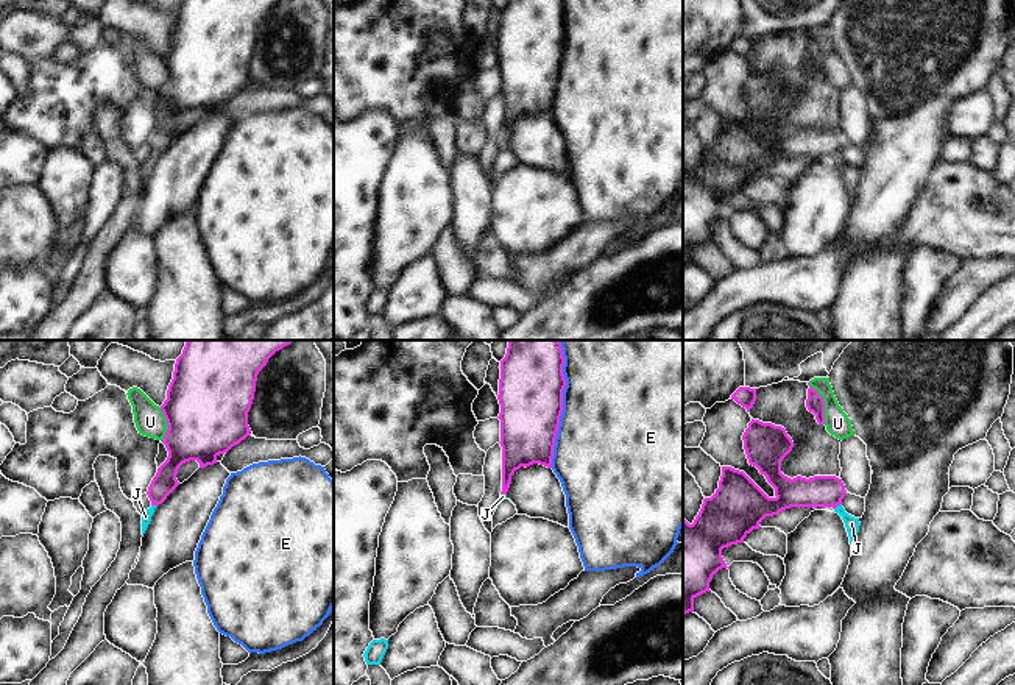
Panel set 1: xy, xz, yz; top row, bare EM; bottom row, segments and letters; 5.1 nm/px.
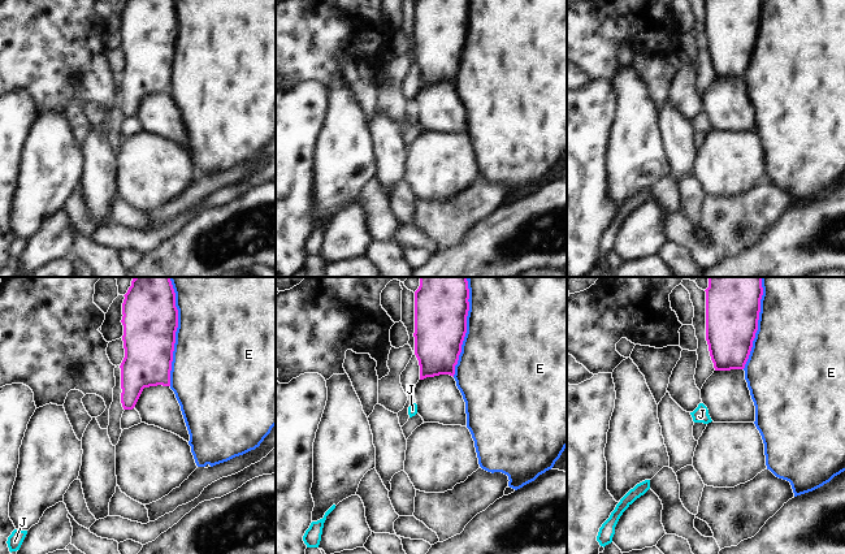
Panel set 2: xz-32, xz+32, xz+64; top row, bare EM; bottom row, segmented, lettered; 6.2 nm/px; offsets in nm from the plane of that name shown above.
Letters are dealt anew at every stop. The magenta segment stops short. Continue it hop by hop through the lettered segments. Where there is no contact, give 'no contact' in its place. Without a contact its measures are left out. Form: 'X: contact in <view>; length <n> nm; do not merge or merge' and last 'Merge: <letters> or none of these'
E: contact in xz; length 600 nm; do not merge
J: contact in yz; length 50 nm; merge
U: contact in yz; length 240 nm; do not merge
Merge: J

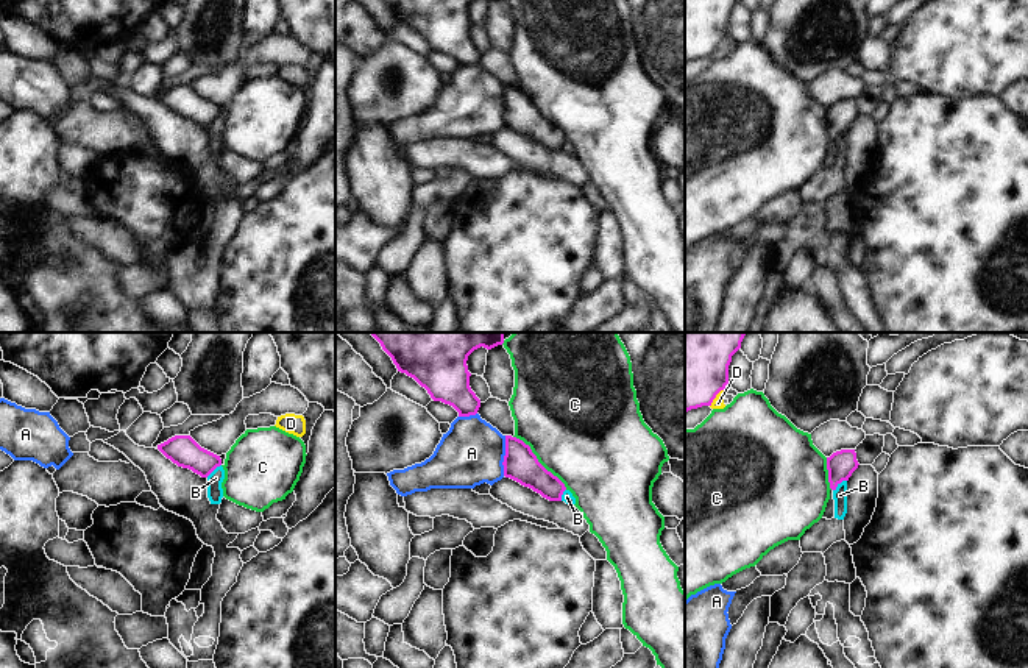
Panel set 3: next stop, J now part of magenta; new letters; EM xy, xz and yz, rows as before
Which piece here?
A: contact in xz; length 200 nm; do not merge
B: contact in yz; length 90 nm; do not merge
C: contact in xz; length 400 nm; do not merge
D: contact in yz; length 120 nm; do not merge
Merge: none of these

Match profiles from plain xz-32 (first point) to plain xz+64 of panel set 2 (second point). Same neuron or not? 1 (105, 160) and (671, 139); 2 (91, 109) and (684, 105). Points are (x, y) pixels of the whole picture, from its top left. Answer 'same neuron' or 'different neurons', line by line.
1: same neuron
2: same neuron

